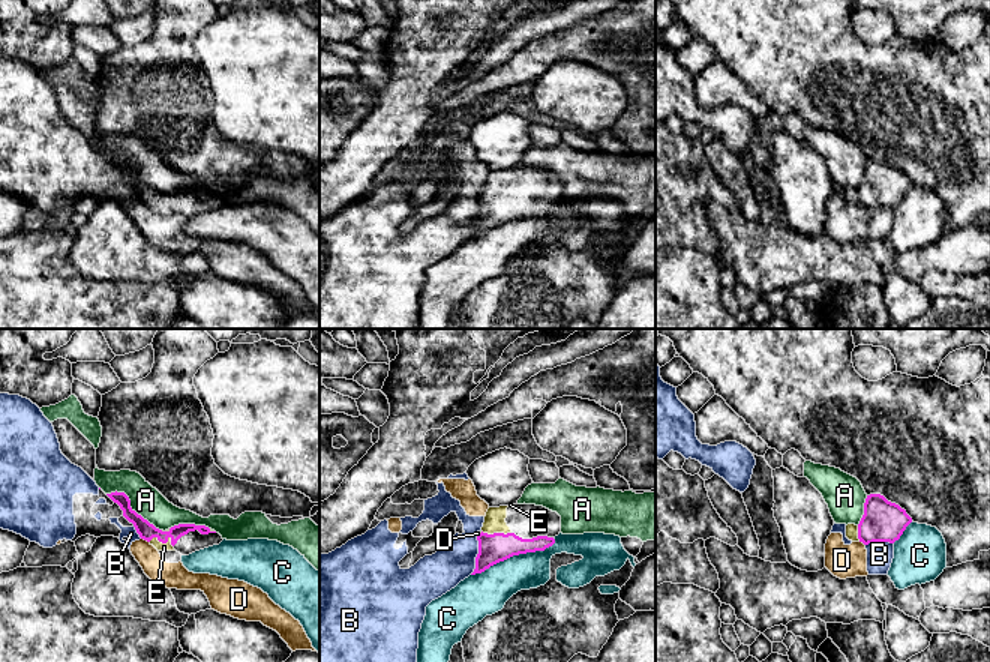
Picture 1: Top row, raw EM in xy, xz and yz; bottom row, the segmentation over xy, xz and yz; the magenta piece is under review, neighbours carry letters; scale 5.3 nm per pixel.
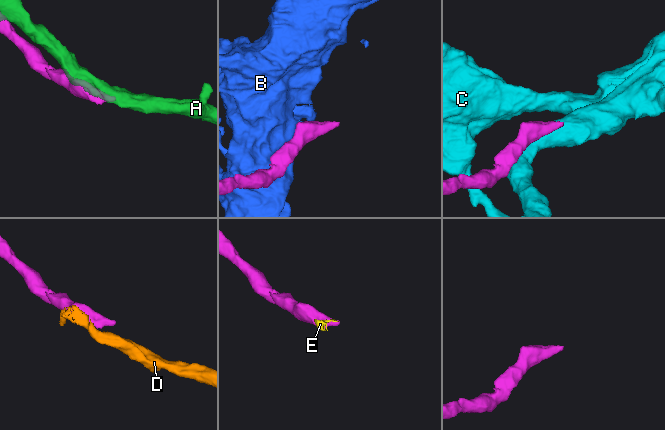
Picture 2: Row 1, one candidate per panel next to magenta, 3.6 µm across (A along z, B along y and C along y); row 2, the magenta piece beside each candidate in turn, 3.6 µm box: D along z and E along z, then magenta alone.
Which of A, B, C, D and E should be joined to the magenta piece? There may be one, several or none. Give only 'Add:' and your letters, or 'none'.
Add: E

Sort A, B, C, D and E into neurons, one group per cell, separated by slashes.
A / B D / C / E

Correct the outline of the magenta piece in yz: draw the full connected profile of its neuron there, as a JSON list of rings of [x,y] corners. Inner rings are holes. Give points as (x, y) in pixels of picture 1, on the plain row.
[[[870,158],[864,167],[864,179],[858,189],[846,189],[846,201],[864,209],[873,206],[894,207],[900,203],[912,182],[898,168],[880,158]]]

